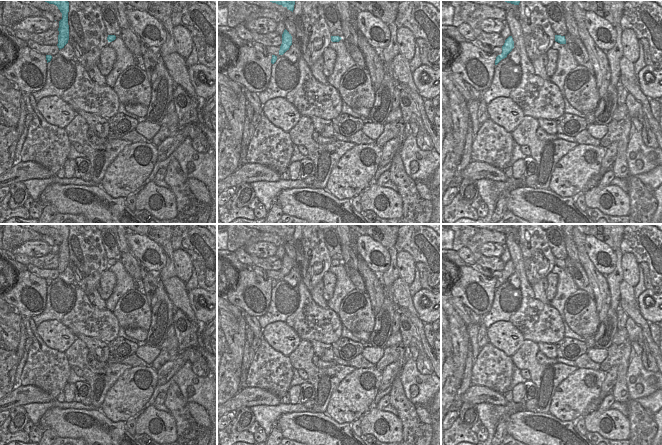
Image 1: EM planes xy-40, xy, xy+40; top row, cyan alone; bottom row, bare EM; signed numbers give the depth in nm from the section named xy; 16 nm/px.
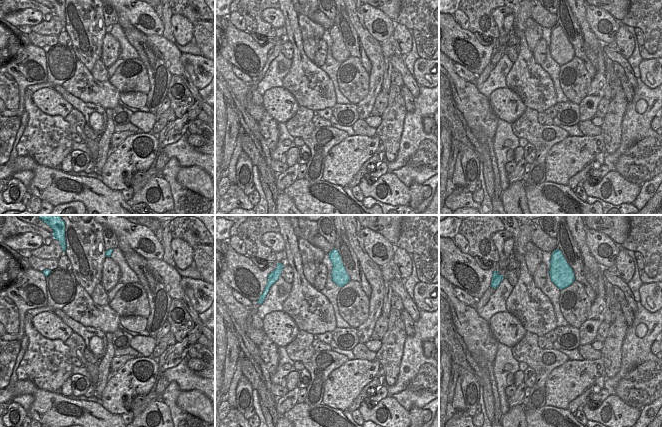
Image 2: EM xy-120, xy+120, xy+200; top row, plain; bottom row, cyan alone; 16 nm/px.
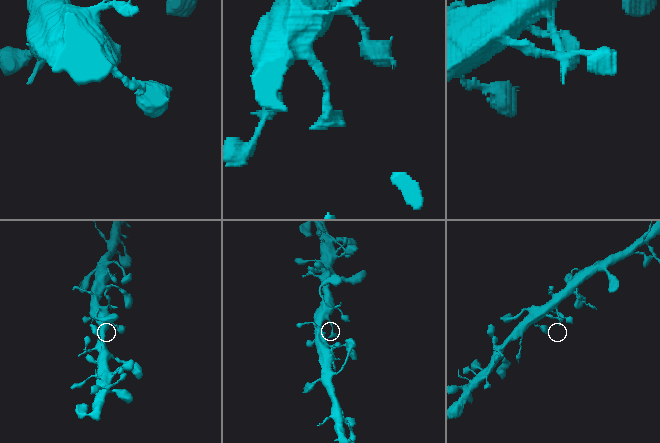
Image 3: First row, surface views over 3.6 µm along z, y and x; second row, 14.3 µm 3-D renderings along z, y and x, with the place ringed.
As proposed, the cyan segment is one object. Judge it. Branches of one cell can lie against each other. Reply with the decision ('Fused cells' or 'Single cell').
Single cell.

